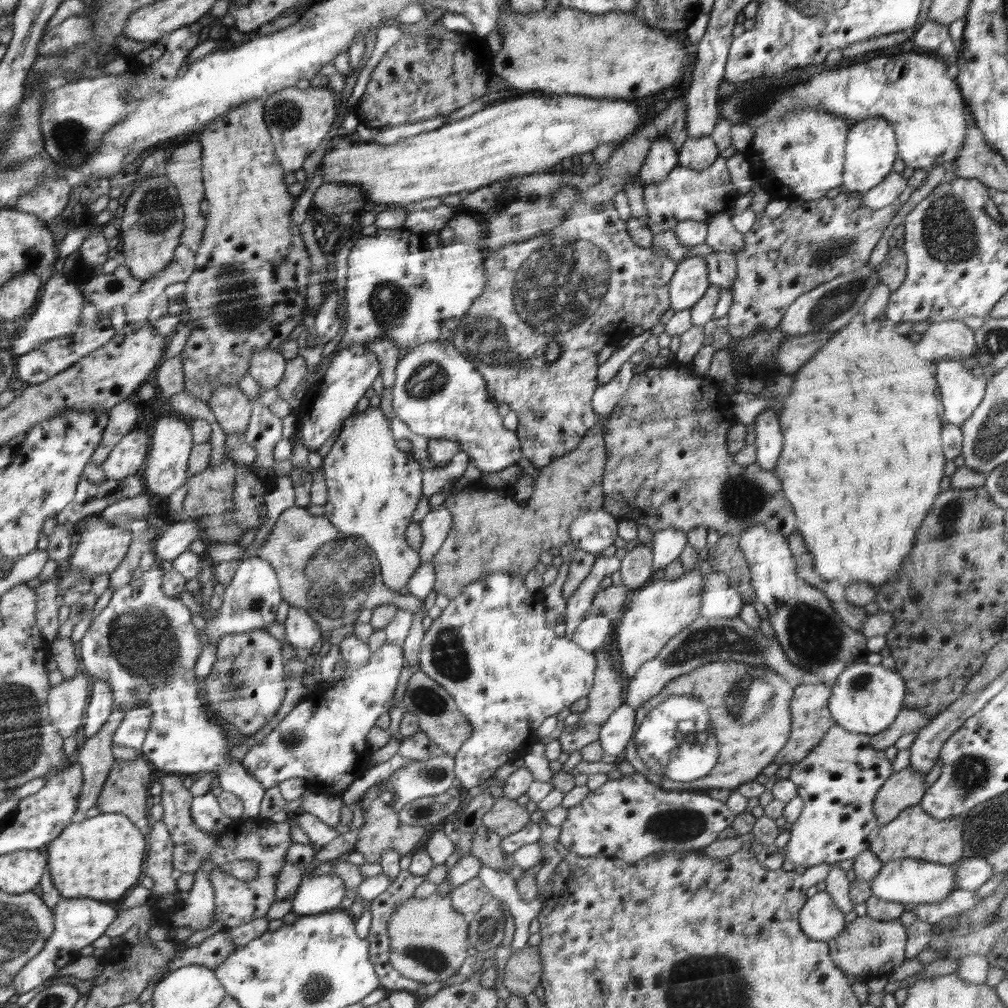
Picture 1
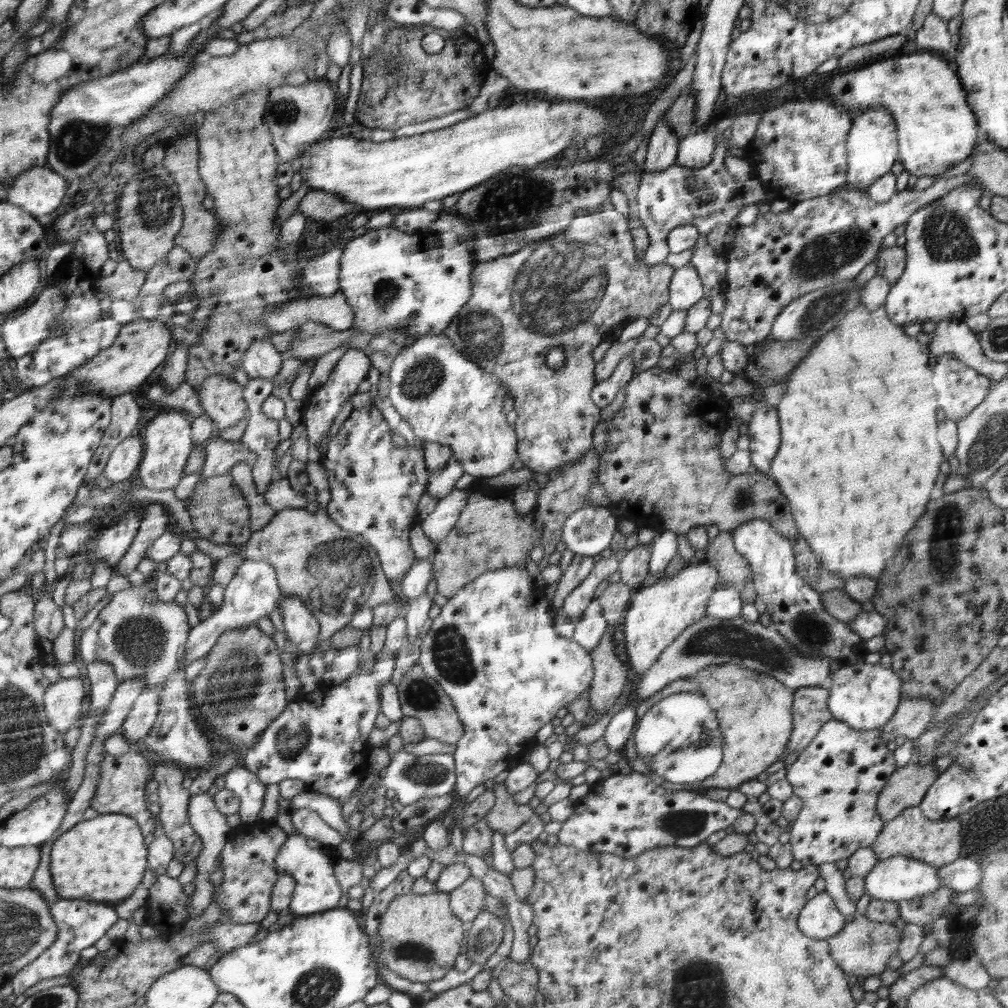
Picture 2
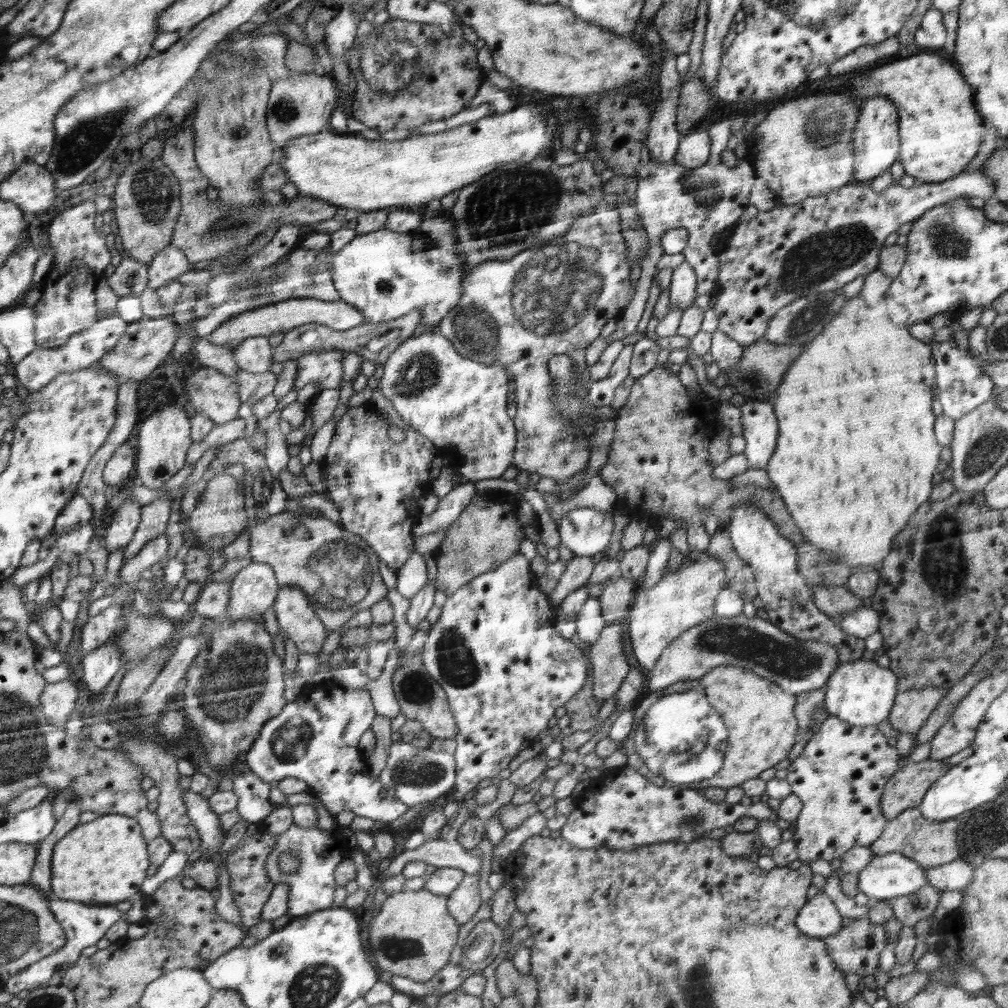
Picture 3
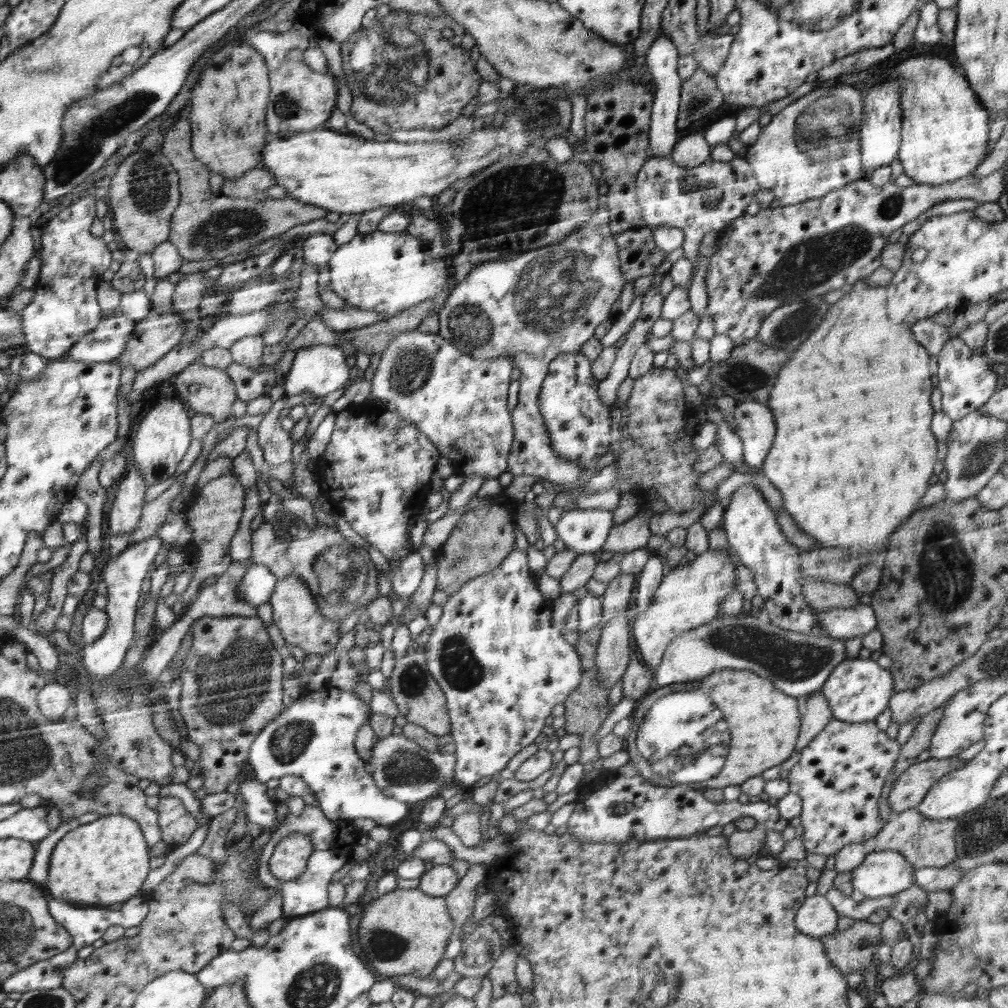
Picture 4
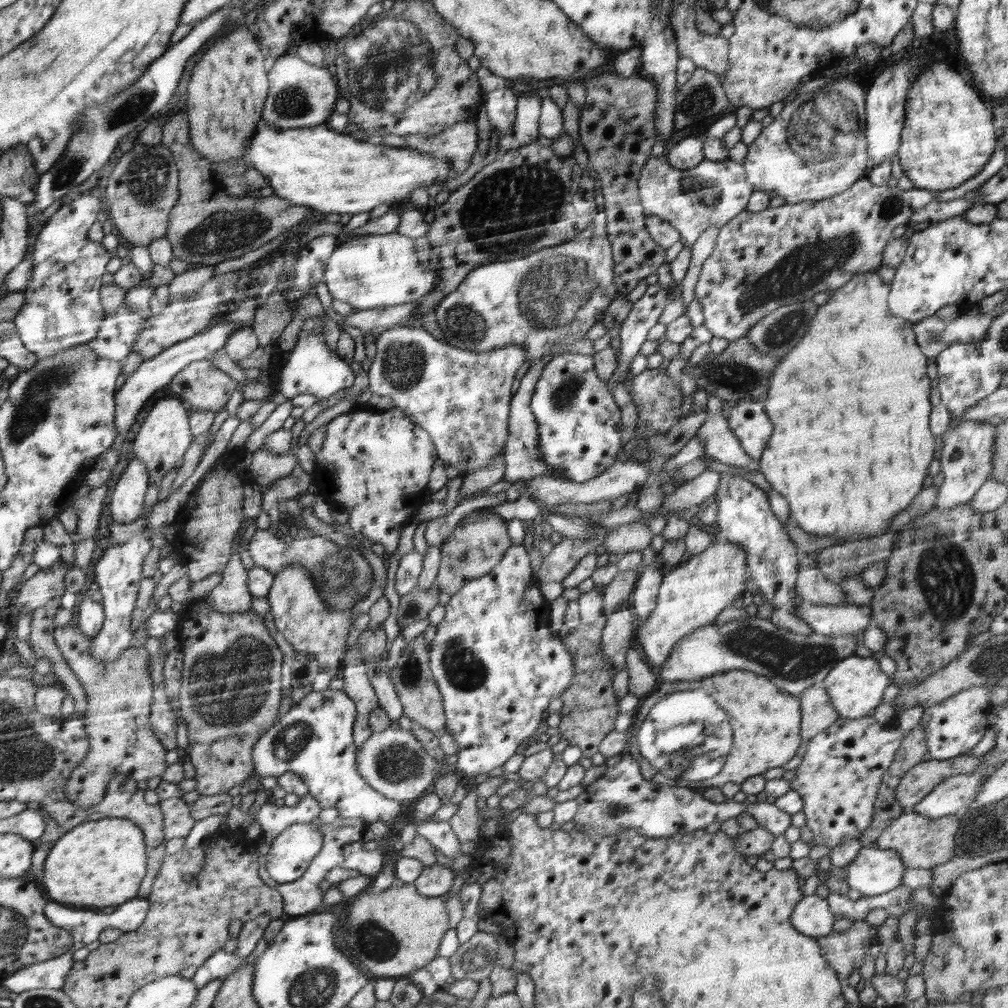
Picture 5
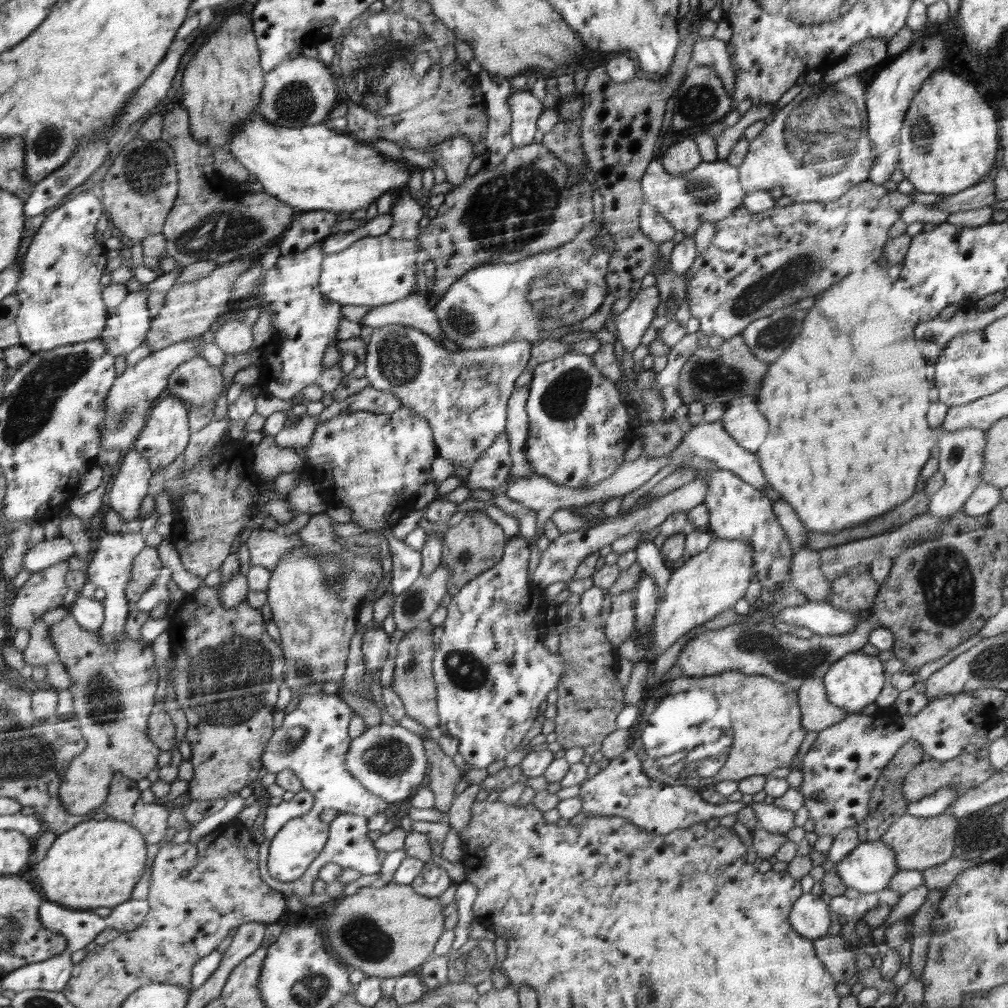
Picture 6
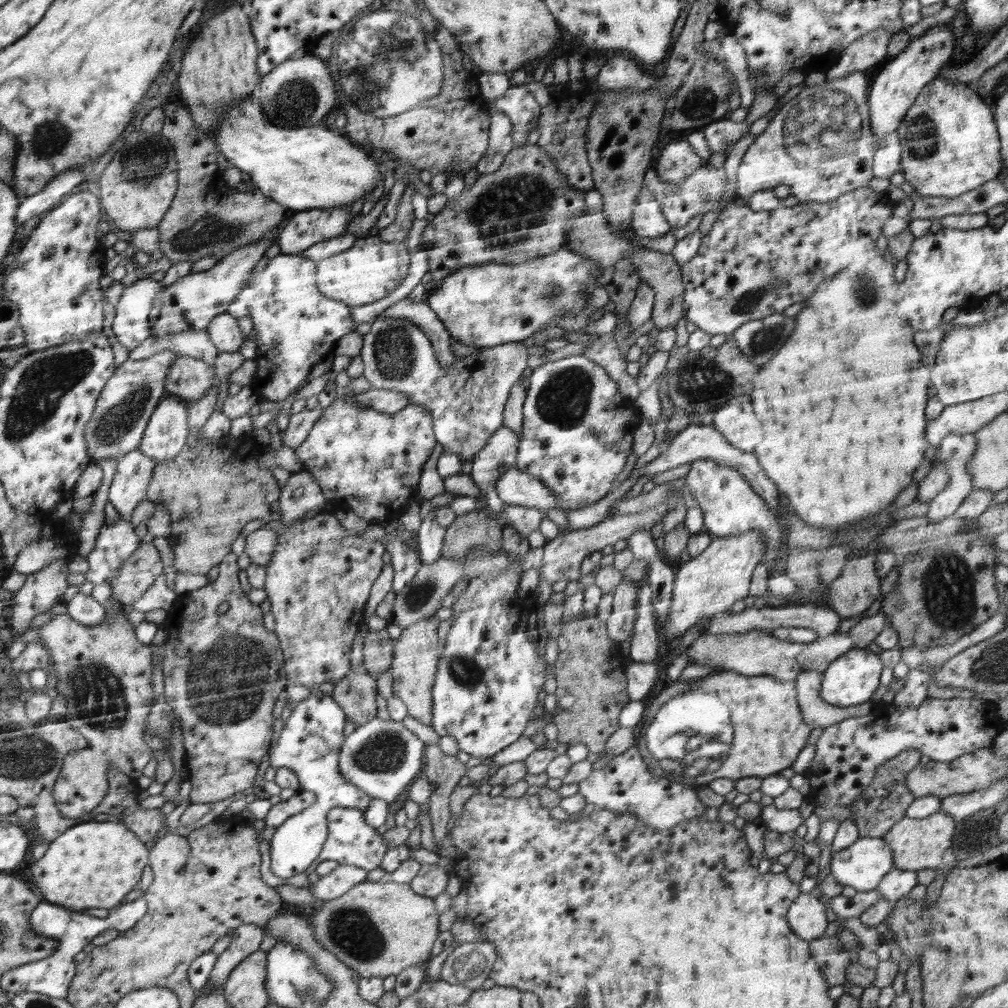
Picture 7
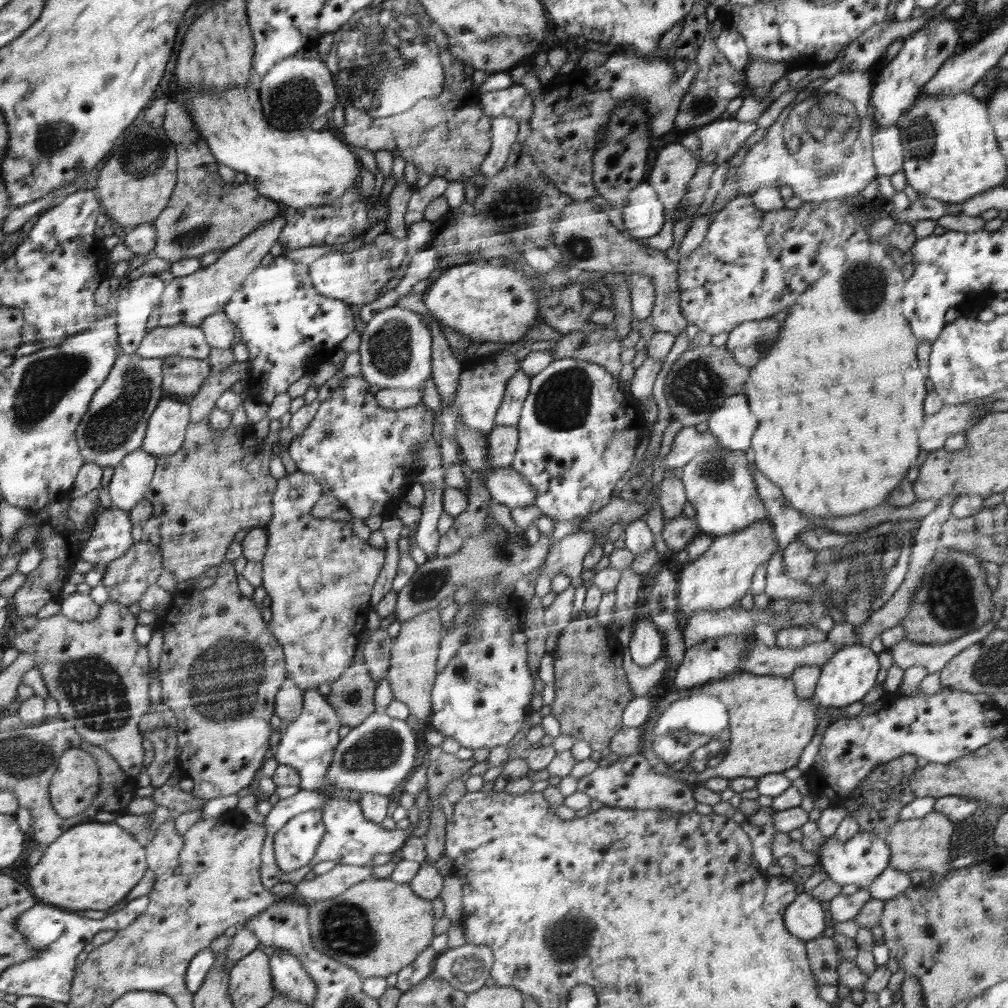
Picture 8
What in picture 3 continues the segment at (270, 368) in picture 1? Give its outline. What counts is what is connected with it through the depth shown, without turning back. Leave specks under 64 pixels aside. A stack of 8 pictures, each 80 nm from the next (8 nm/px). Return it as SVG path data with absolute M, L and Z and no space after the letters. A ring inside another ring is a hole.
M255 336L244 339L233 350L233 359L240 369L251 373L270 372L273 362L273 348L268 337Z

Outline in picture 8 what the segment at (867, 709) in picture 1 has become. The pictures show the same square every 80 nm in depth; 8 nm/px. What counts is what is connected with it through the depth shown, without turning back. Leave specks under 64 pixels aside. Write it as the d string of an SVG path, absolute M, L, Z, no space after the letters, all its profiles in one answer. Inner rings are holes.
M861 644L845 646L821 666L821 675L815 686L815 700L822 706L844 707L860 701L872 686L876 686L876 674L880 670L878 655Z

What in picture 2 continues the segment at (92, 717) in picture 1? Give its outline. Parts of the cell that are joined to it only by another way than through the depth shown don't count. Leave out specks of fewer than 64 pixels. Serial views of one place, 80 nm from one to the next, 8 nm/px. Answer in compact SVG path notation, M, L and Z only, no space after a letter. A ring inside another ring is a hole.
M106 661L86 663L88 682L87 705L92 705L96 714L104 714L112 695L119 685L114 669Z

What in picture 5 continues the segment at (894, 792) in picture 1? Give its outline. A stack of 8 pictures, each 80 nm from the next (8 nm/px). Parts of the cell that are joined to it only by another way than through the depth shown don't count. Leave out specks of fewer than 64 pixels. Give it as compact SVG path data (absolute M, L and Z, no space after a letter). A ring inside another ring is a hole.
M961 755L946 760L931 759L913 766L896 789L896 800L904 810L910 810L941 782L957 774L974 772L981 766L983 756Z

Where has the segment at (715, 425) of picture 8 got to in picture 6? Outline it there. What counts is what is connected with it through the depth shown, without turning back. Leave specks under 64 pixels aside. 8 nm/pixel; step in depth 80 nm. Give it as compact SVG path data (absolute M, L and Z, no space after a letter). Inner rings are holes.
M753 397L735 398L721 418L724 430L744 450L755 453L768 434L766 418L756 410Z

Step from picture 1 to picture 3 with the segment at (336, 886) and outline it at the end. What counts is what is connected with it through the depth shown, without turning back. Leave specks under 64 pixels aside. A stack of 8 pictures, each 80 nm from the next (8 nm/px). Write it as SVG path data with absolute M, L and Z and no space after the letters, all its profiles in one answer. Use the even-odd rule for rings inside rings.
M293 823L287 831L278 835L273 846L276 851L269 860L266 860L265 869L270 882L275 885L287 884L289 886L287 915L291 919L334 906L332 904L334 904L334 890L337 886L335 881L336 867L346 859L346 854L352 850L352 845L350 828L343 828L339 825L332 831L327 831L318 827L303 829ZM284 851L290 851L300 861L296 872L291 872L291 874L280 872L278 859Z

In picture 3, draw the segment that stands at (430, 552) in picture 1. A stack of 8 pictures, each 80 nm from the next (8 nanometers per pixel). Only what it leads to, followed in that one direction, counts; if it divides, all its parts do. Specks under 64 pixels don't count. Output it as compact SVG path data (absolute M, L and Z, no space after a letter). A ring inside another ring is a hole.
M466 481L464 484L458 484L444 499L440 499L433 514L418 519L412 530L413 537L432 534L436 530L448 530L452 526L451 522L454 522L470 505L471 500L474 500L474 496L477 496L478 491L474 483Z

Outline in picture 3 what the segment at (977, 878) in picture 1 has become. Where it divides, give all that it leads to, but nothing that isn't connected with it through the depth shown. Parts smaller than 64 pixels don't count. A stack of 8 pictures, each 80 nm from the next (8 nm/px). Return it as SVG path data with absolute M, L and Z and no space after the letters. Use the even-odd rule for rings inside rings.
M958 858L948 864L926 869L927 884L941 892L961 891L973 879L975 863Z

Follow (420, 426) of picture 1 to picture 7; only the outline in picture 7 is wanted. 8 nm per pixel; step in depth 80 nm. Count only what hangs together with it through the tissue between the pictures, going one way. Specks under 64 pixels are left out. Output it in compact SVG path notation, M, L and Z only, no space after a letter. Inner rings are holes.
M378 317L375 321L371 322L370 332L363 335L363 346L359 355L358 361L362 362L363 365L363 376L366 378L370 384L376 389L386 389L394 392L403 392L409 396L412 405L418 405L426 407L429 410L429 413L433 418L433 430L437 434L437 439L439 444L442 444L444 451L452 451L454 454L457 454L460 458L460 462L463 462L464 458L468 462L472 461L472 458L478 454L489 442L489 438L493 436L494 433L503 425L502 423L502 412L504 412L504 404L508 400L508 394L510 394L510 388L512 384L520 378L520 374L526 370L528 366L529 354L526 354L526 349L524 348L524 343L521 341L518 342L508 342L502 343L498 346L485 347L480 353L472 353L464 357L463 359L457 358L455 362L454 371L451 371L451 375L446 377L446 371L440 365L440 362L437 361L436 351L432 350L433 346L430 346L431 339L429 335L425 333L422 329L419 329L413 322L403 318L394 318L394 317Z

